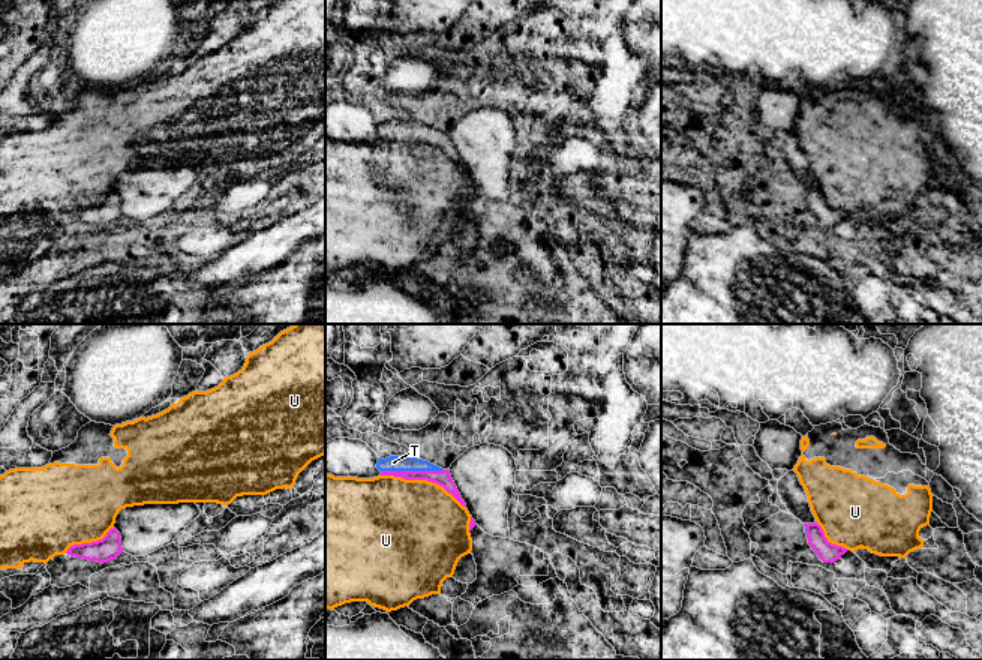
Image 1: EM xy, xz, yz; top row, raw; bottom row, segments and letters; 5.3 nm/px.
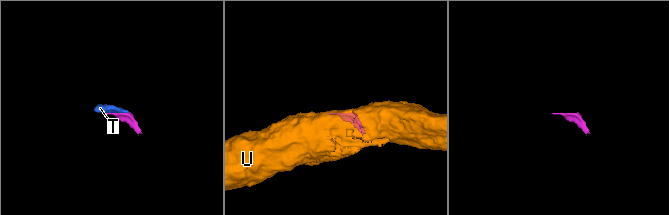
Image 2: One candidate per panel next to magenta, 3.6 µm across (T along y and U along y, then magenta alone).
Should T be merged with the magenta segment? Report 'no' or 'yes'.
yes

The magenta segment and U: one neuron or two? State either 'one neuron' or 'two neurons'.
two neurons

